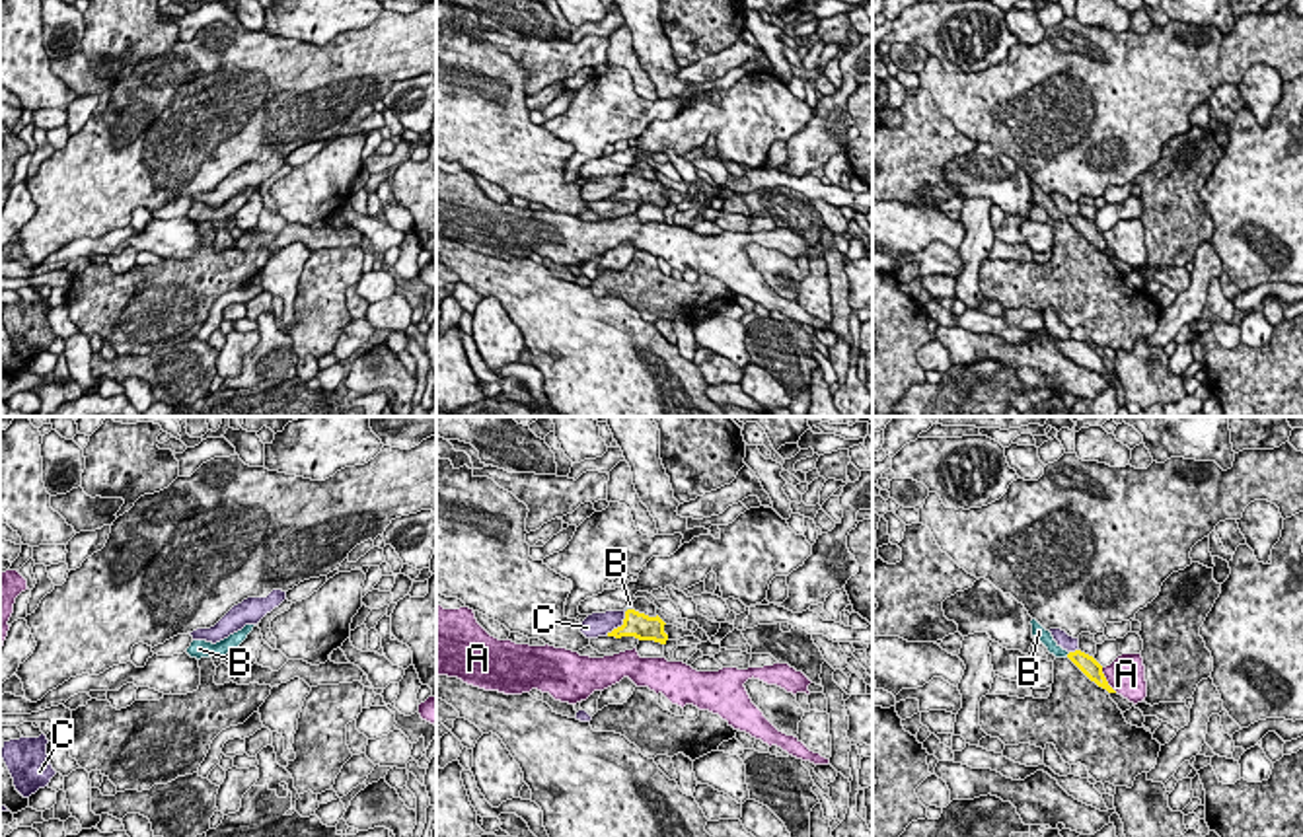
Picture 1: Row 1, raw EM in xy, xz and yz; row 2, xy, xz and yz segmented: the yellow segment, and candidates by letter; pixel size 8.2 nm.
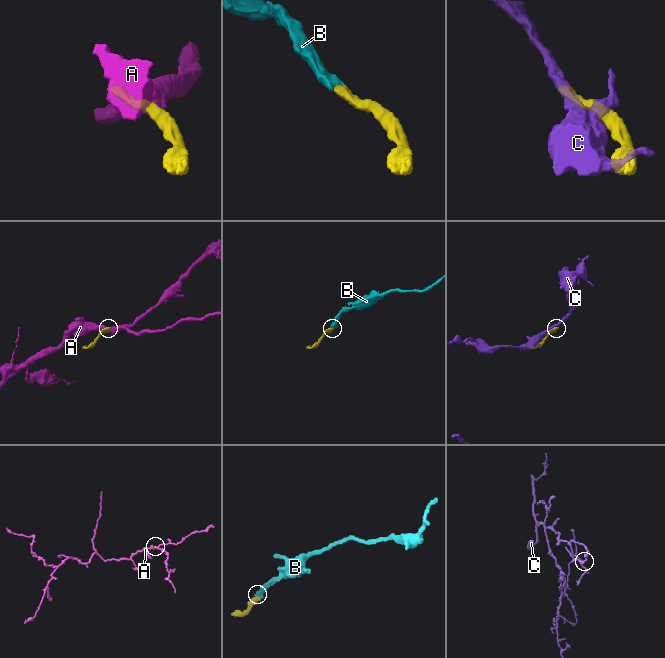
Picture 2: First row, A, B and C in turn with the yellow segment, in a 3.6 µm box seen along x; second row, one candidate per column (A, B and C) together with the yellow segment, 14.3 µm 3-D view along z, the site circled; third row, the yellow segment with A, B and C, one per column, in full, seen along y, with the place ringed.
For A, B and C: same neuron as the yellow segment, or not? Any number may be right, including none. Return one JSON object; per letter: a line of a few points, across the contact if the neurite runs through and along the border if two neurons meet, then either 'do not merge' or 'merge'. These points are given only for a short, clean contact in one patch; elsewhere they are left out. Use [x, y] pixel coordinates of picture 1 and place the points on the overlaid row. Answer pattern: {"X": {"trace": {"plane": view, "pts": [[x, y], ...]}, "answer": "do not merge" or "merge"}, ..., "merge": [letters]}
{"A": {"answer": "do not merge"}, "B": {"trace": {"plane": "yz", "pts": [[1087, 664], [1068, 655], [1044, 637]]}, "answer": "merge"}, "C": {"answer": "do not merge"}, "merge": ["B"]}

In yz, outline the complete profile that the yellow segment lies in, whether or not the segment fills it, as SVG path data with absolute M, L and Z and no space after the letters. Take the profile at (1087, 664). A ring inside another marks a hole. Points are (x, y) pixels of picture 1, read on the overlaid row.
M1032 619L1030 625L1034 640L1040 640L1050 654L1054 654L1056 658L1069 658L1091 681L1095 681L1108 693L1116 693L1102 673L1102 666L1093 656L1081 650L1067 652L1054 640L1052 633L1046 631L1036 619Z

